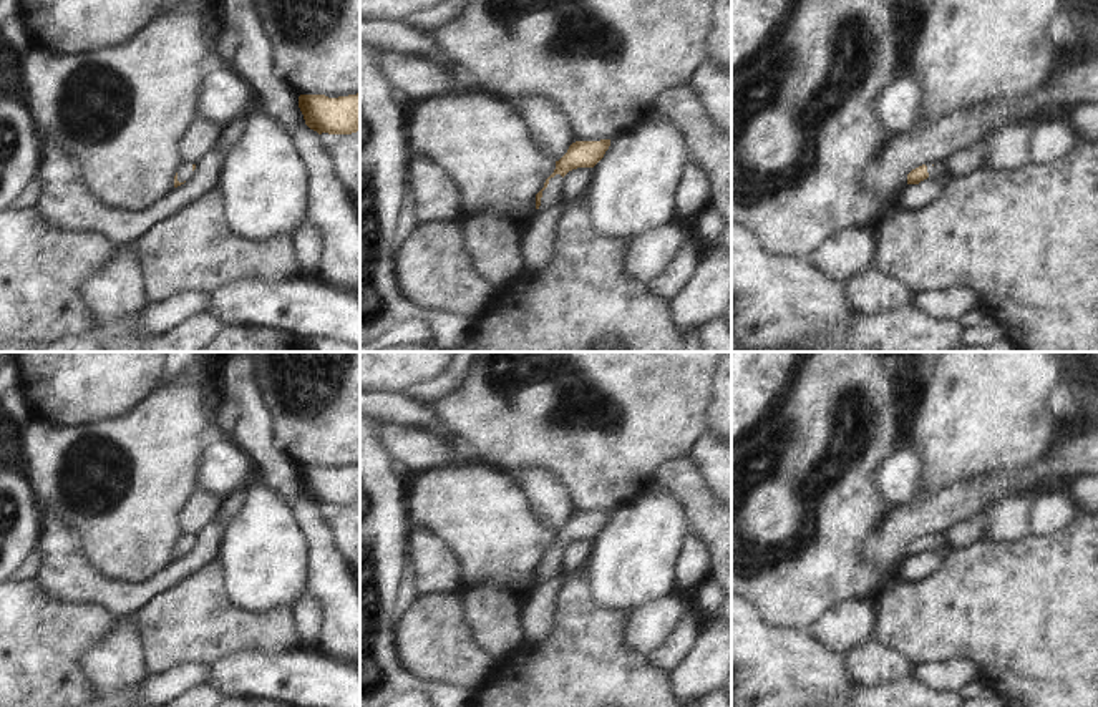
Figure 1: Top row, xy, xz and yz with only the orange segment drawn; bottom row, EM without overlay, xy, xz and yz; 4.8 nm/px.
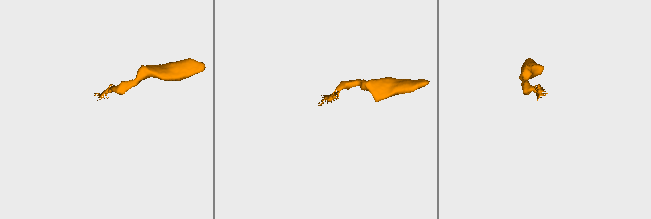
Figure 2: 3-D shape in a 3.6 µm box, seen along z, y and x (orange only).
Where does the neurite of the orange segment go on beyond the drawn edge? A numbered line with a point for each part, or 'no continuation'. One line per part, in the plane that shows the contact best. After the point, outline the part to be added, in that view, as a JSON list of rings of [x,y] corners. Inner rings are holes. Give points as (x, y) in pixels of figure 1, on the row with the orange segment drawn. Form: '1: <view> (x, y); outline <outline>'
1: xz (553, 195); outline [[[556,174],[549,179],[547,188],[542,191],[539,214],[551,209],[552,206],[561,204],[562,201],[562,176]]]

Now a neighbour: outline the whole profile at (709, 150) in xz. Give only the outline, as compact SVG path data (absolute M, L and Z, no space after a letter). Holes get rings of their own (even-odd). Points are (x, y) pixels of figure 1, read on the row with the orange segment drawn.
M688 83L663 91L652 106L650 119L672 124L683 138L688 164L707 178L707 209L721 217L715 249L731 254L731 138L708 119Z

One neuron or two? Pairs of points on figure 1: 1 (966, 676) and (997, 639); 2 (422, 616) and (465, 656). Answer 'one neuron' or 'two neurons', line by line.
1: two neurons
2: one neuron

